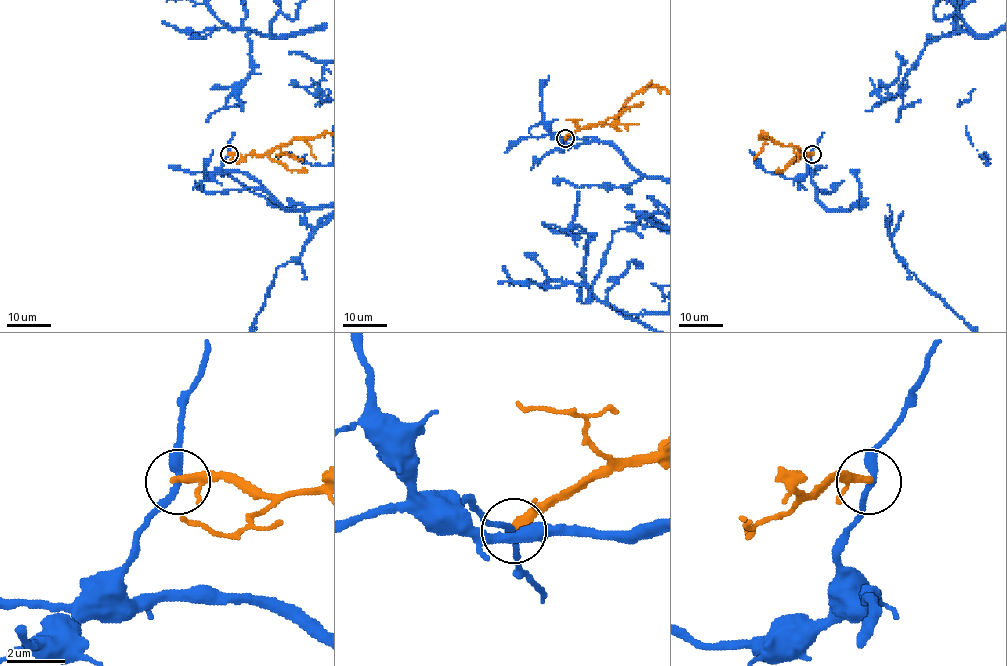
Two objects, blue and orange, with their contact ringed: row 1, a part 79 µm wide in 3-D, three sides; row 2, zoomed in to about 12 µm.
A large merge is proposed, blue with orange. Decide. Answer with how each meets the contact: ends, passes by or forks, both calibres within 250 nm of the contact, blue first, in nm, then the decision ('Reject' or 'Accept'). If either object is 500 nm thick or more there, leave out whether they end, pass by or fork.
At the ring blue passes by. At the ring orange passes by. Thickness 280 nm (blue) against 240 nm. Reject

